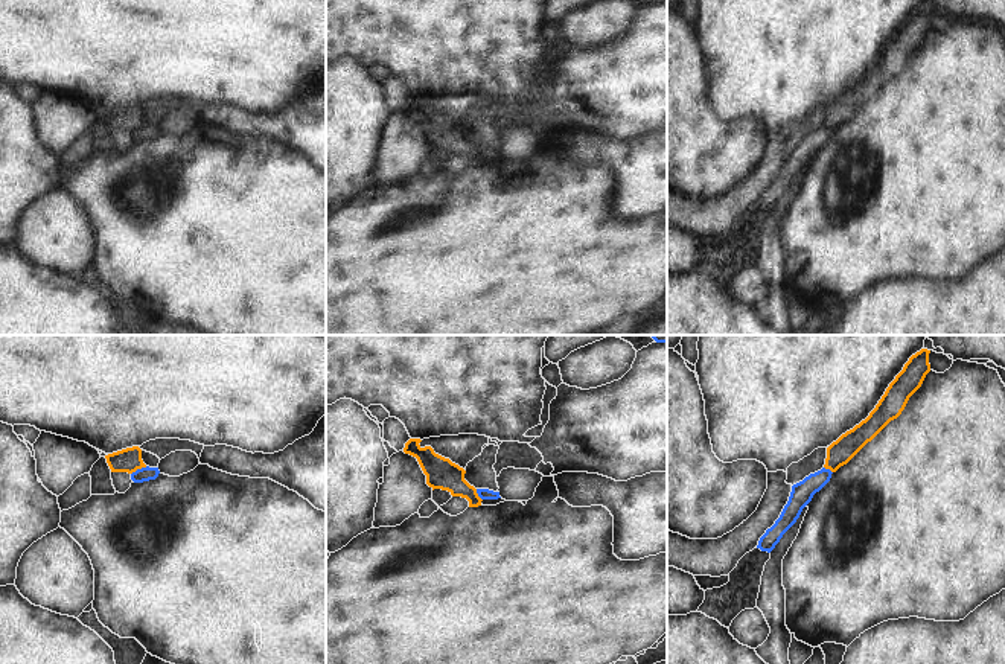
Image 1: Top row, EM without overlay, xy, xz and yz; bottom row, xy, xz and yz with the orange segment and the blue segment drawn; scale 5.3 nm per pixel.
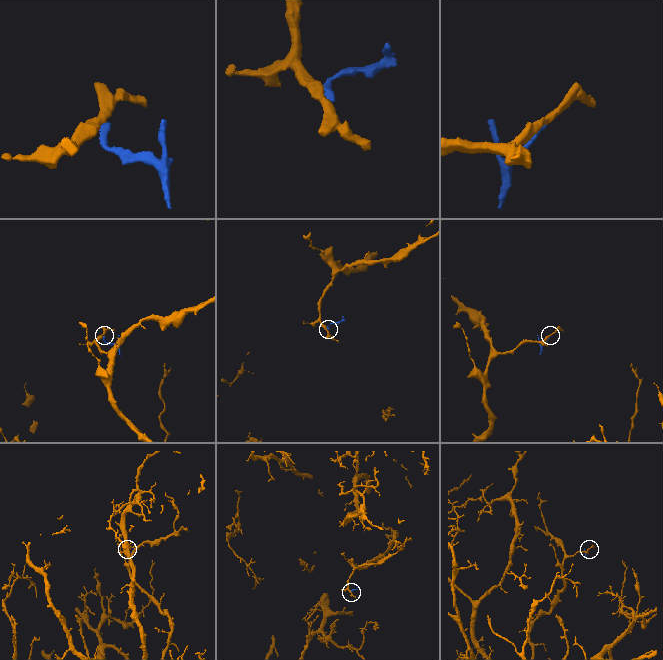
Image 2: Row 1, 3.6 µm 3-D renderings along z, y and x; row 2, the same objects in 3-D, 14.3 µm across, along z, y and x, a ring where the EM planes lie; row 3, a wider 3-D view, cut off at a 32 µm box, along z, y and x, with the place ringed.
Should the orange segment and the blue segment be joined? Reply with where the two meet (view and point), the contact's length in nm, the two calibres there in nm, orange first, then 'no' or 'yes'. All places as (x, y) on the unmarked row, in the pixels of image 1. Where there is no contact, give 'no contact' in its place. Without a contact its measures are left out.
xy (139, 127) | 100 nm | 130/80 nm | no

